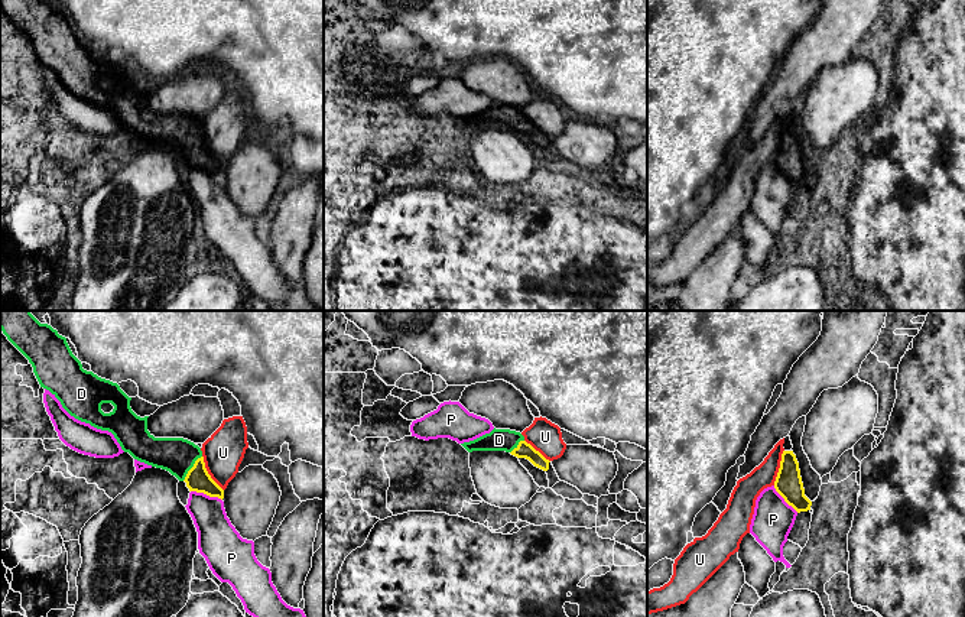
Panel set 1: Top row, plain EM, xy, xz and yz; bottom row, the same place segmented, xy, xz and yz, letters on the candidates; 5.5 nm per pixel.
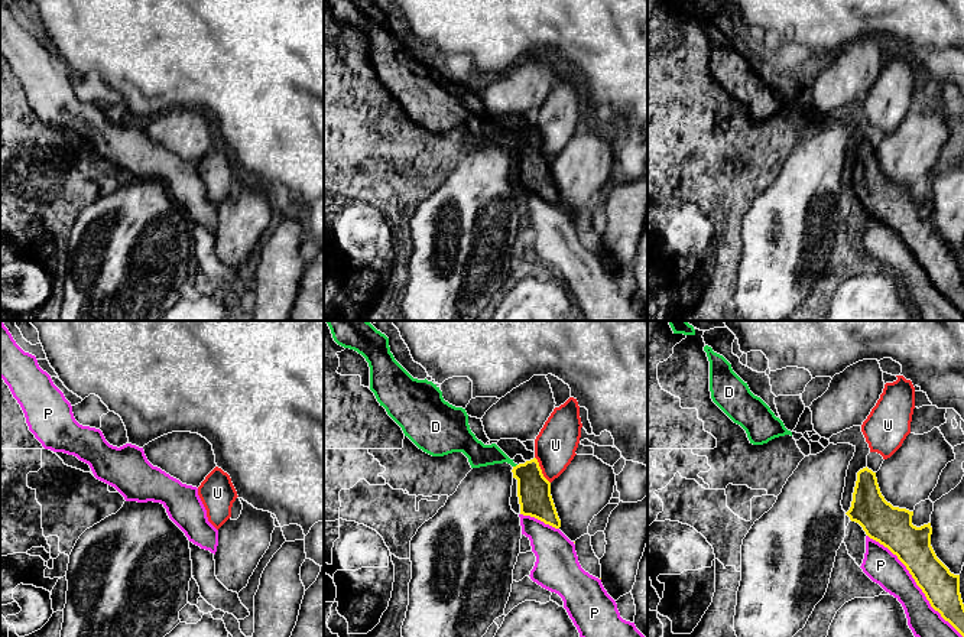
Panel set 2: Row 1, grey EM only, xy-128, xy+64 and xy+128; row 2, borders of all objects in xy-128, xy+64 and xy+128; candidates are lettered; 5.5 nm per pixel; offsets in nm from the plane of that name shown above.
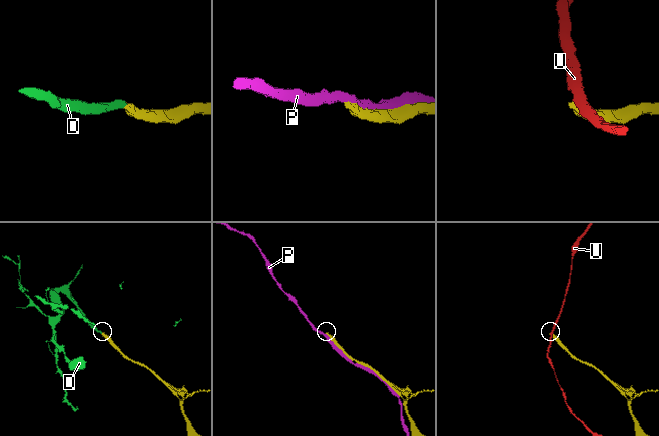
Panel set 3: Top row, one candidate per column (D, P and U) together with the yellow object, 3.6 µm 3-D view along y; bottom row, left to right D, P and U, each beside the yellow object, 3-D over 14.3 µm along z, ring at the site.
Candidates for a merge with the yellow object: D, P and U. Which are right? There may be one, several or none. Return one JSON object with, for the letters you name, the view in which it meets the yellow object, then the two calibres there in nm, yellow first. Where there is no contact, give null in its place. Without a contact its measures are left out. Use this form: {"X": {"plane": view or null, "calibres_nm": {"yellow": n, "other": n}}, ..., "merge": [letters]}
{"D": {"plane": "xy", "calibres_nm": {"yellow": 130, "other": 200}}, "merge": ["D"]}

